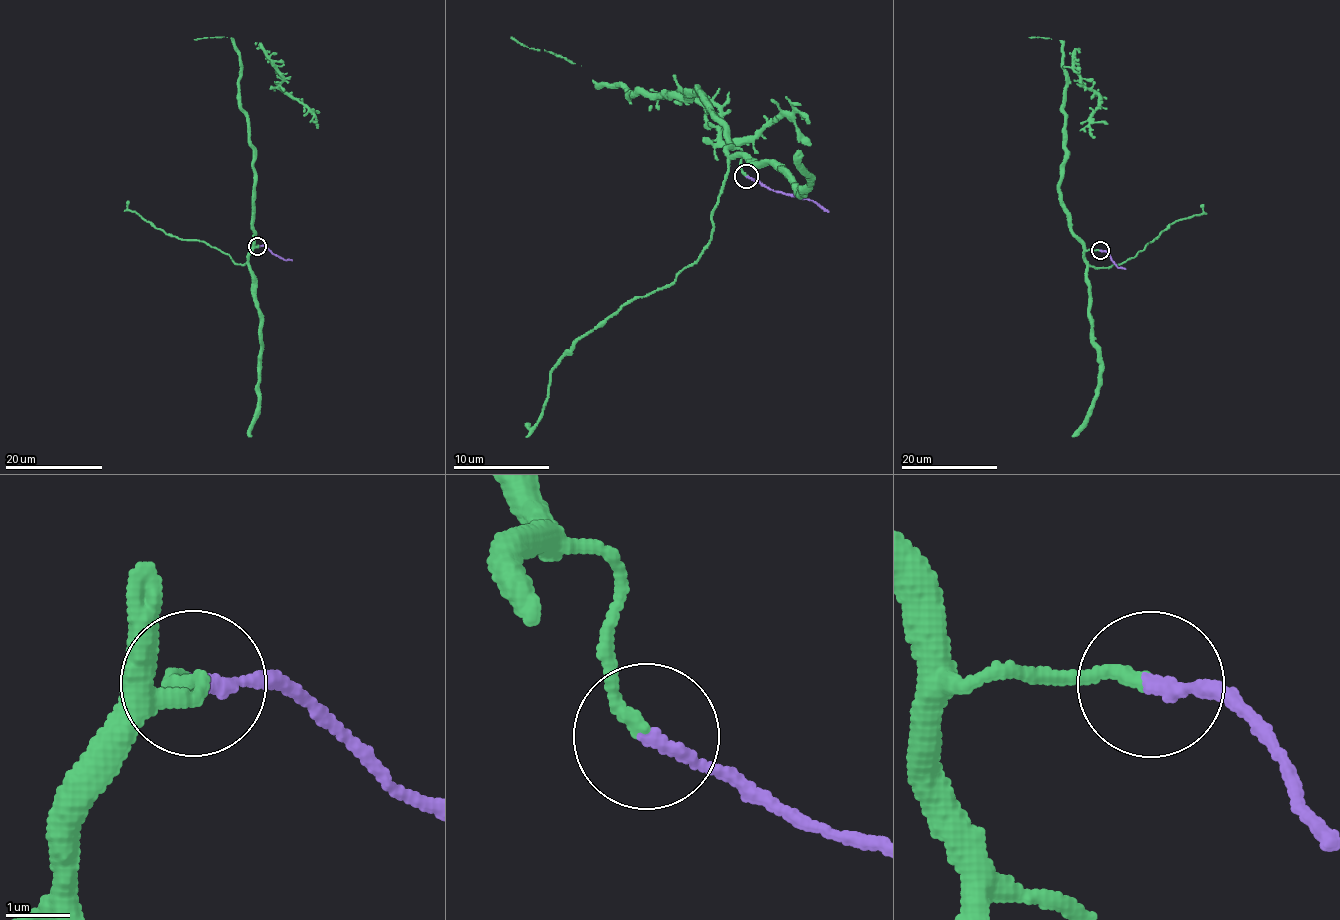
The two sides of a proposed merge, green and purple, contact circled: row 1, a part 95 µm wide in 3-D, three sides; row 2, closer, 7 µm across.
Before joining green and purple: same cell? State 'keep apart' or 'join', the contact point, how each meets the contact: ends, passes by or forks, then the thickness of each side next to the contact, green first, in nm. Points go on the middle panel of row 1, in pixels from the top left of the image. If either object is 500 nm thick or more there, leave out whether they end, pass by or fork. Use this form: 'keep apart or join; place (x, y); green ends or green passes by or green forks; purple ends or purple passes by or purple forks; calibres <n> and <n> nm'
join; place (746, 176); green ends; purple ends; calibres 200 and 190 nm

